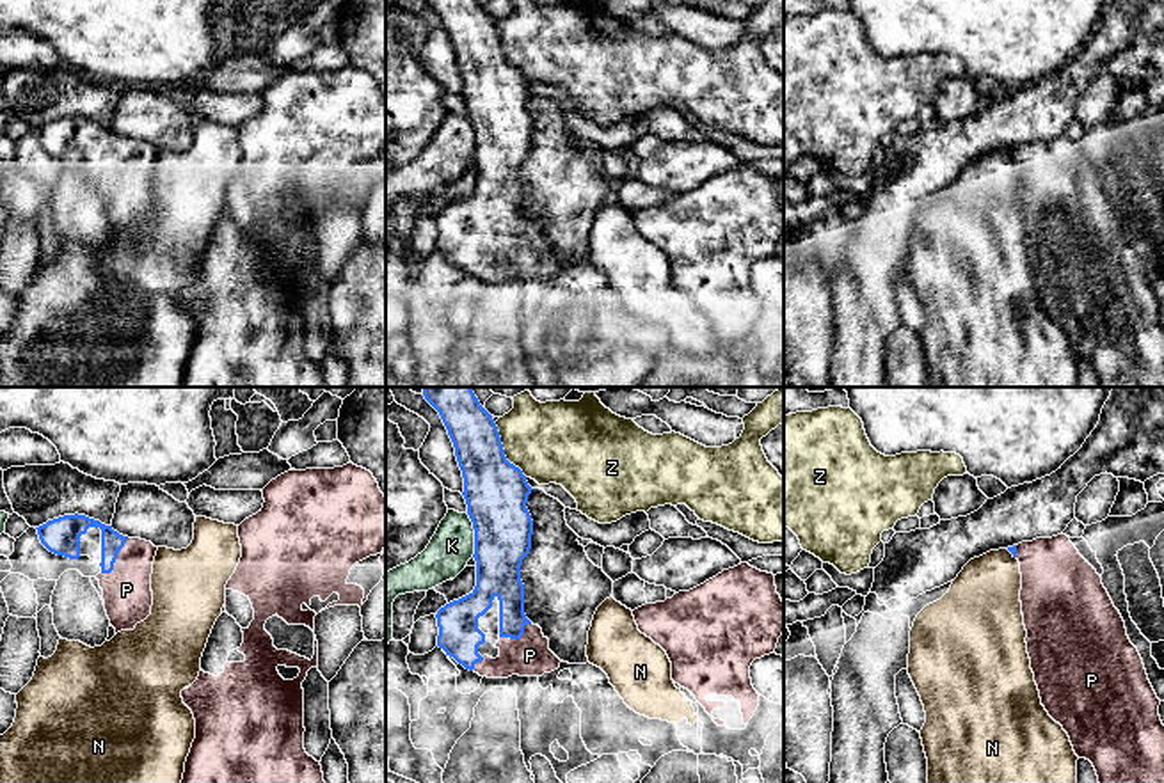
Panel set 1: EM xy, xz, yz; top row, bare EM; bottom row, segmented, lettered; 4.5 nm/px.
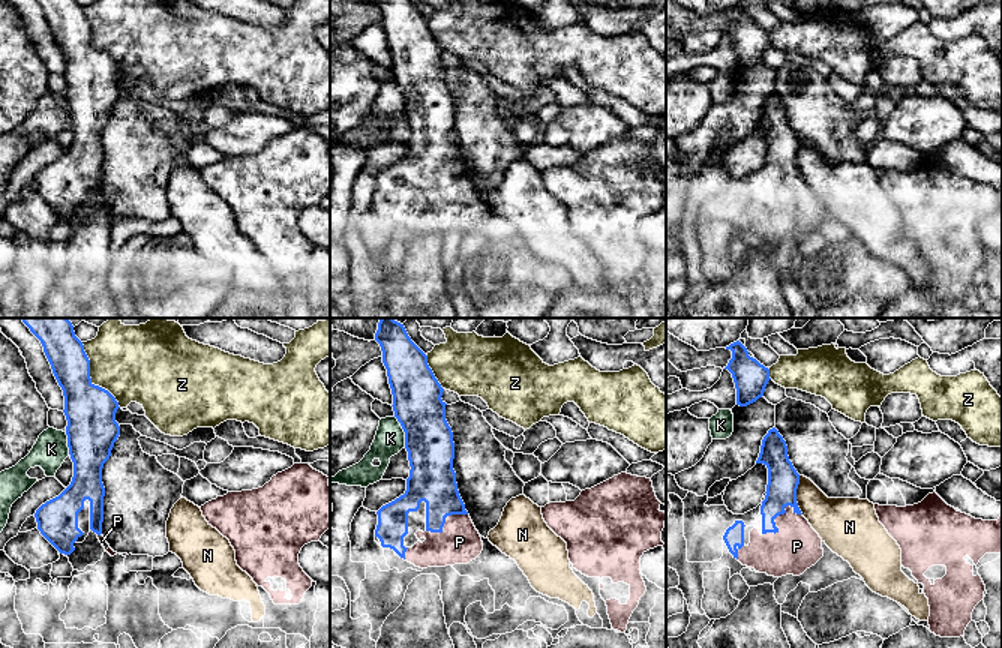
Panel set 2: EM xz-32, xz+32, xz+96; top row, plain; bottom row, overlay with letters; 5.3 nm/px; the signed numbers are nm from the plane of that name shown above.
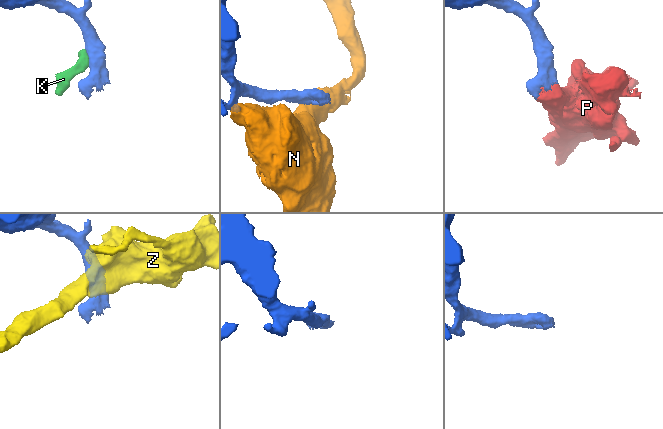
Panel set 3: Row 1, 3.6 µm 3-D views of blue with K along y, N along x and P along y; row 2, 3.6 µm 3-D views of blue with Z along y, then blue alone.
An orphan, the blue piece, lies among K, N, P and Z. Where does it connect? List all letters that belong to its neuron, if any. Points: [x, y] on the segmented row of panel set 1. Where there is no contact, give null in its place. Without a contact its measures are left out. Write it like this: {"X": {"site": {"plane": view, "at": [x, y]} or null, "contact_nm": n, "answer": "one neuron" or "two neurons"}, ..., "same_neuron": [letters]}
{"K": {"site": {"plane": "xz", "at": [475, 535]}, "contact_nm": 200, "answer": "two neurons"}, "N": {"site": {"plane": "yz", "at": [1012, 553]}, "contact_nm": 60, "answer": "two neurons"}, "P": {"site": {"plane": "xy", "at": [116, 558]}, "contact_nm": 200, "answer": "one neuron"}, "Z": {"site": {"plane": "xz", "at": [503, 451]}, "contact_nm": 280, "answer": "two neurons"}, "same_neuron": ["P"]}

